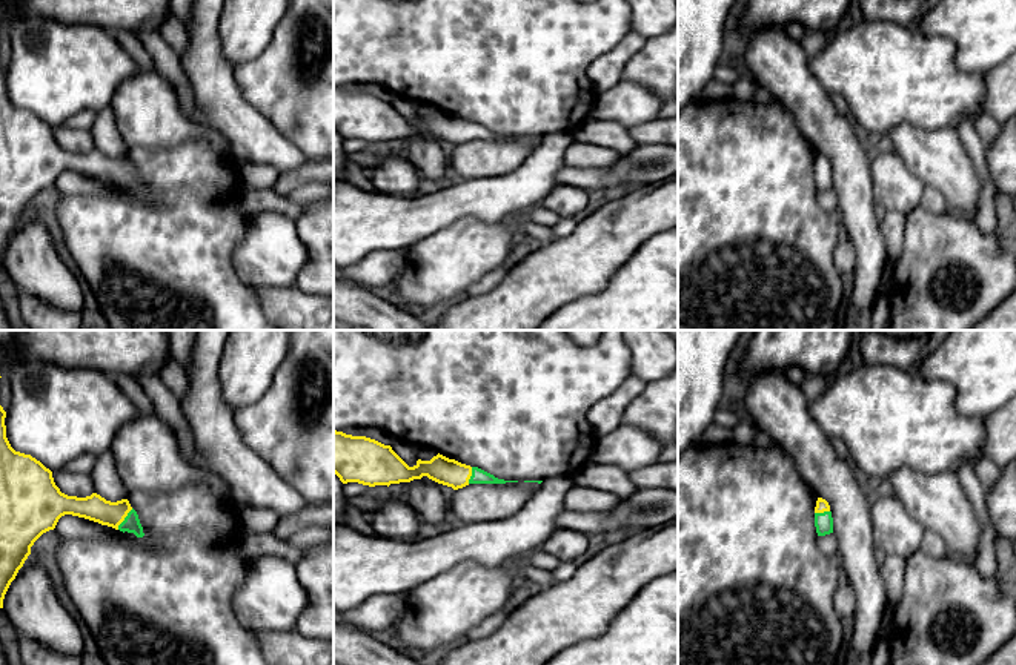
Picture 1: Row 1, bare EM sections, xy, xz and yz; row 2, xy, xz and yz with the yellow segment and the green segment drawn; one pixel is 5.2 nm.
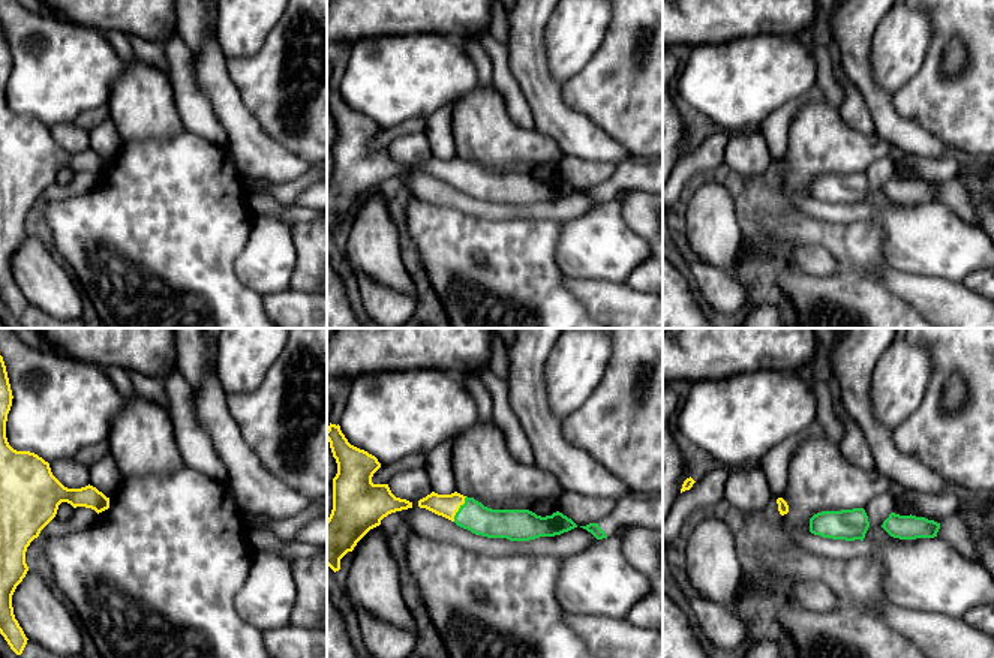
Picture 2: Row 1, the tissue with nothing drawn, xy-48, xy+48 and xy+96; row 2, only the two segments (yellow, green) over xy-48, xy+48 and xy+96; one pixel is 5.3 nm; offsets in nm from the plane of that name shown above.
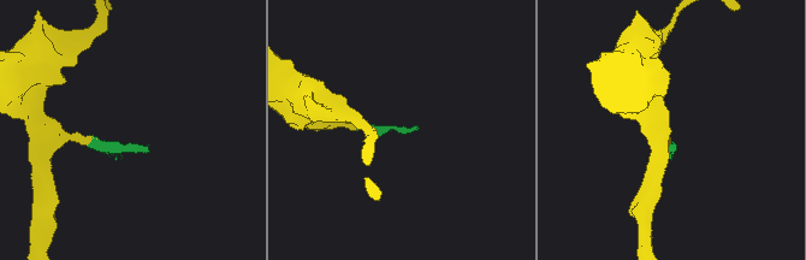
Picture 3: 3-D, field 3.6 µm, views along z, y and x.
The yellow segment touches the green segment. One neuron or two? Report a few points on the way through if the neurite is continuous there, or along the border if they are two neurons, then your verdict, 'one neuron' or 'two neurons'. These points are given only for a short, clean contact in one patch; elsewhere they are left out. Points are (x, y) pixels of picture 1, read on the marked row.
across xy (94, 507), (123, 519), (131, 524) | one neuron

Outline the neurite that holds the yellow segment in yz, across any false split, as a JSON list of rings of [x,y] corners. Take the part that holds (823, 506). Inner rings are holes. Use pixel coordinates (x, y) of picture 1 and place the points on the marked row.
[[[818,498],[816,501],[815,527],[816,527],[818,536],[825,536],[833,533],[833,518],[832,518],[830,505],[822,498]]]

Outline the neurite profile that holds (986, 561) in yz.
[[[965,464],[958,471],[961,485],[971,502],[978,521],[982,528],[982,536],[978,547],[978,554],[974,559],[974,567],[979,573],[987,579],[996,579],[996,556],[994,556],[994,542],[996,542],[996,531],[991,527],[988,510],[987,510],[987,490],[981,482],[974,465]]]

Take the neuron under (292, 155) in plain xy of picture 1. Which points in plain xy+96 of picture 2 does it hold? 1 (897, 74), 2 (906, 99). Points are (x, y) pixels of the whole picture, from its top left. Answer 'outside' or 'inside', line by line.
1: outside
2: outside

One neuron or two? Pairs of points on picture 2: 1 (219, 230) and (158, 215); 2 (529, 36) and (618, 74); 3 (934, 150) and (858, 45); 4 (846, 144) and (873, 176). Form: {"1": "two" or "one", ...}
{"1": "one", "2": "two", "3": "one", "4": "two"}

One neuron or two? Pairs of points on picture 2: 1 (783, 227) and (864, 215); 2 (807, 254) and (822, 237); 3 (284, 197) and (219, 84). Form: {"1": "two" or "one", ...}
{"1": "two", "2": "two", "3": "two"}

